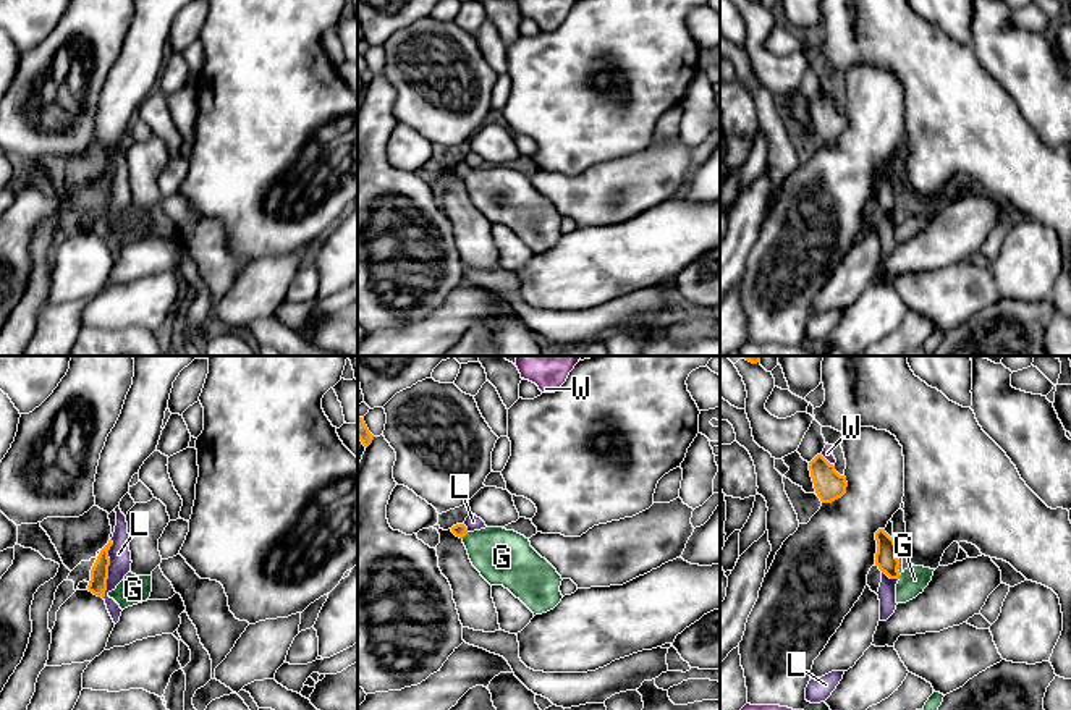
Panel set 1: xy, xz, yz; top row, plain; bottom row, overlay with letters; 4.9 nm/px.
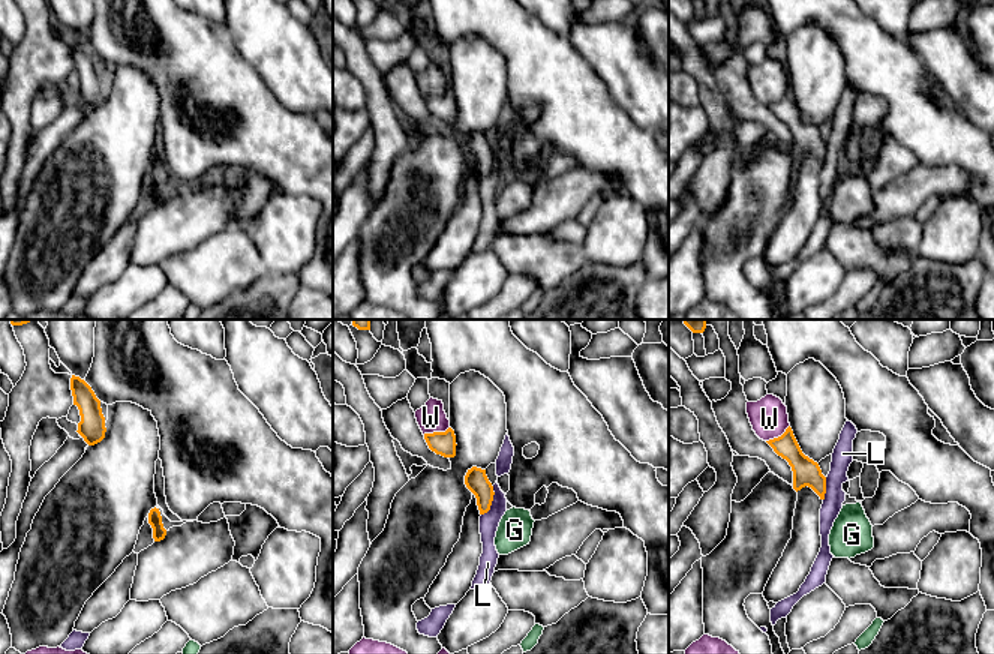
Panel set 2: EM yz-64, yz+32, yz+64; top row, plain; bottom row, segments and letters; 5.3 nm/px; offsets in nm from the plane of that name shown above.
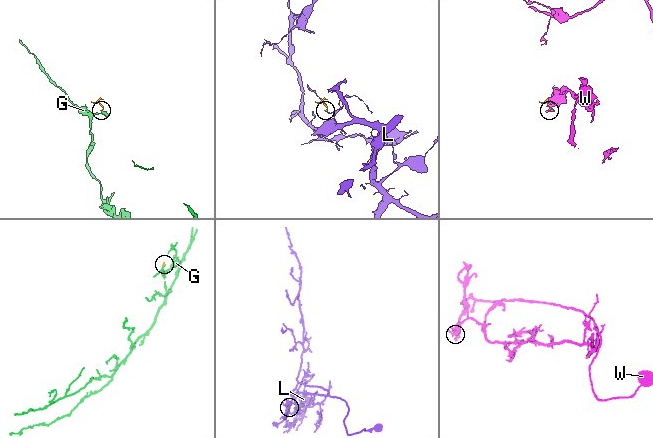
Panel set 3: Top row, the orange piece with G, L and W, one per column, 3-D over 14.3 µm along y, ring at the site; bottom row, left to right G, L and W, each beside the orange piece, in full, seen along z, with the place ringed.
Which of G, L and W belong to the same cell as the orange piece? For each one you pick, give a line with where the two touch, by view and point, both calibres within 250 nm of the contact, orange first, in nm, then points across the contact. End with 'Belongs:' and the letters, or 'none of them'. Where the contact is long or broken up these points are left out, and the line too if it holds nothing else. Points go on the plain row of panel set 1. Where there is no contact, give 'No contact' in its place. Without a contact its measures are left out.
G: Touches orange at xz (465, 172). Thickness 70 nm (orange) against 280 nm. Path across: xz (460, 169), (465, 172), (502, 194)
Belongs: G

